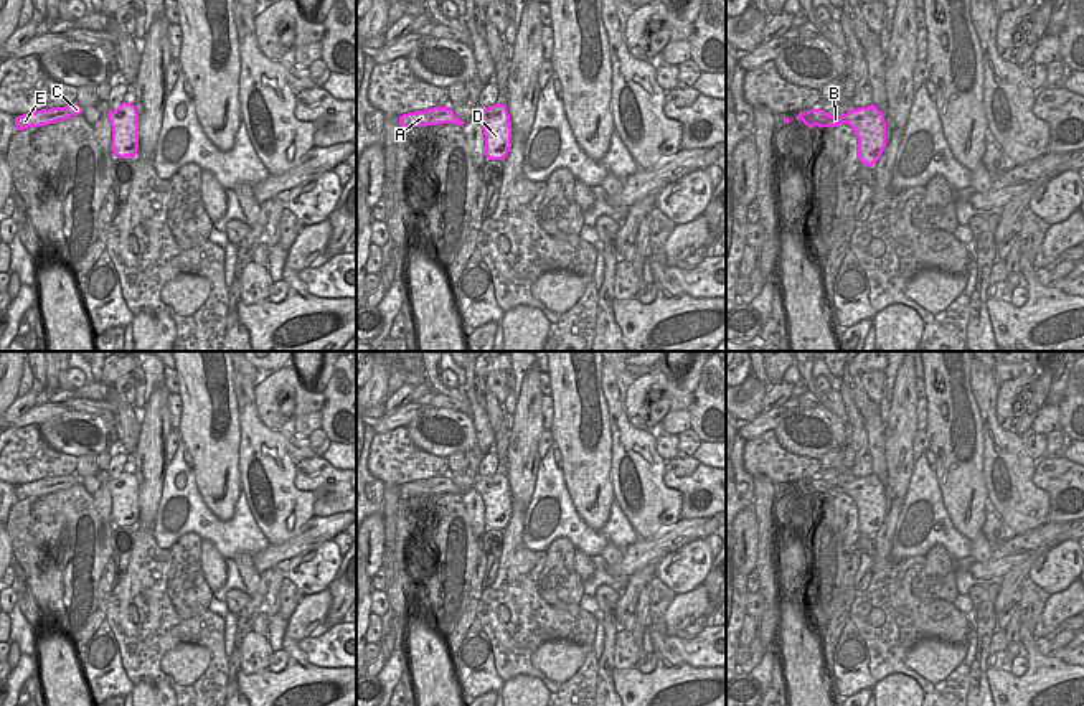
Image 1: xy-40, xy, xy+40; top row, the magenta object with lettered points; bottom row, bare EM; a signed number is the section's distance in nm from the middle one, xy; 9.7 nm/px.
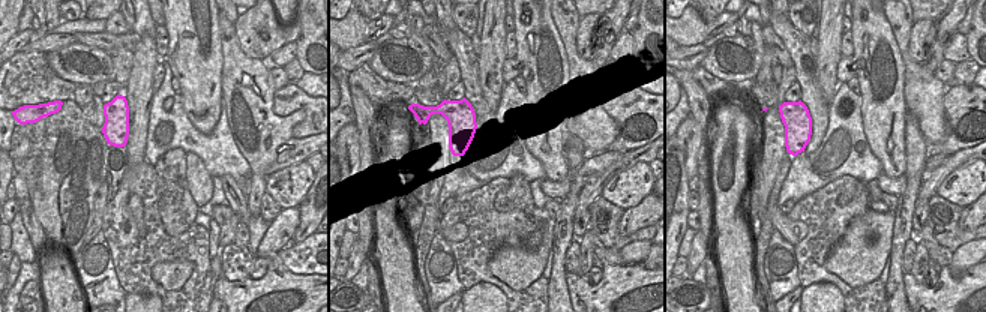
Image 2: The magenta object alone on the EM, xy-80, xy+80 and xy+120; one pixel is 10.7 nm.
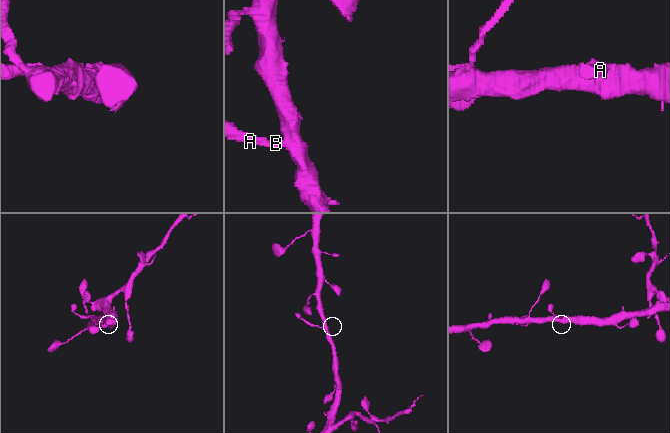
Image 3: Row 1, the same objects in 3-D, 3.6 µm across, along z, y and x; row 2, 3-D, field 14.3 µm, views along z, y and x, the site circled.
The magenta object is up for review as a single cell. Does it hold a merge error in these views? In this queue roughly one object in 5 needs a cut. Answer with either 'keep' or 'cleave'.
keep

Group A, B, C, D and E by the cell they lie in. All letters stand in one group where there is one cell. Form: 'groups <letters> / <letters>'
groups A B C D E

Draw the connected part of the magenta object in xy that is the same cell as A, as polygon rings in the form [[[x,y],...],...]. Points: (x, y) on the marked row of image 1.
[[[444,106],[399,115],[401,129],[439,125],[439,124],[464,125],[464,122],[452,112],[452,109],[447,109]]]

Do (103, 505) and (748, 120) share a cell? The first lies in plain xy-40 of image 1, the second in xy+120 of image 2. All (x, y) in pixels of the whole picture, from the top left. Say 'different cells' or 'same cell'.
different cells

